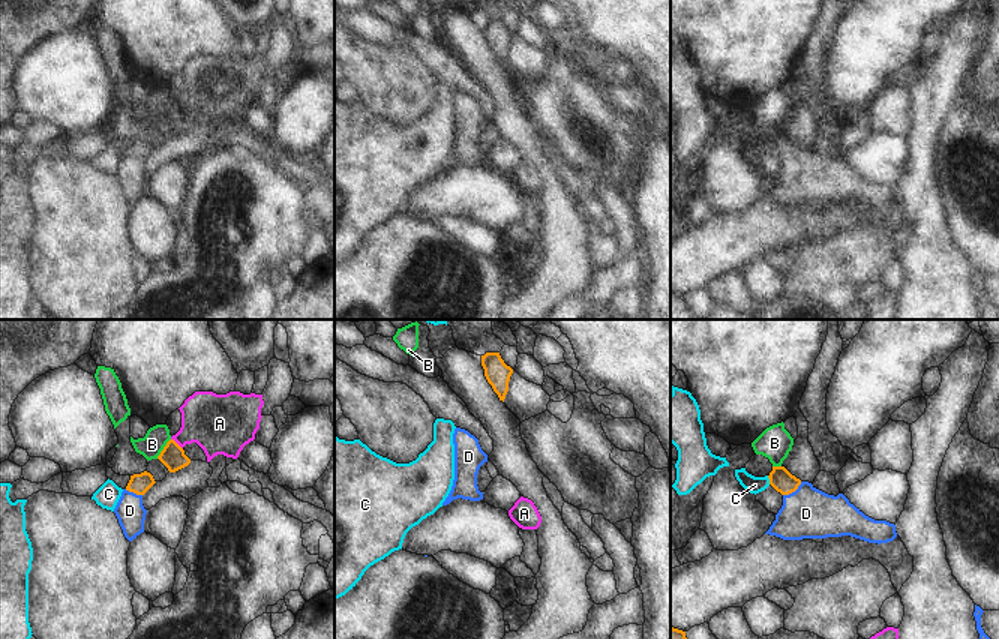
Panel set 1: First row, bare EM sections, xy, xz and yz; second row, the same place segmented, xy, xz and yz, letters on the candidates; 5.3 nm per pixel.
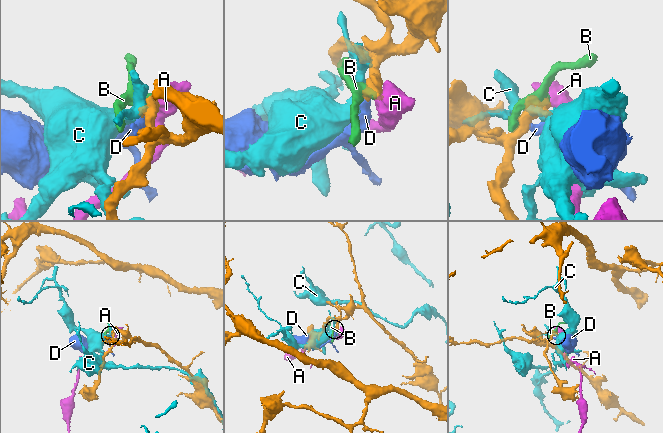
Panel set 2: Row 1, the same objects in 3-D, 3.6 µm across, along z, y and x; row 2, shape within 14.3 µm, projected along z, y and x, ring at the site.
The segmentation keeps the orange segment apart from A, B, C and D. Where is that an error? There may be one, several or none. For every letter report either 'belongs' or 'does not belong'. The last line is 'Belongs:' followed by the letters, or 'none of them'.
A: does not belong
B: does not belong
C: does not belong
D: belongs
Belongs: D

